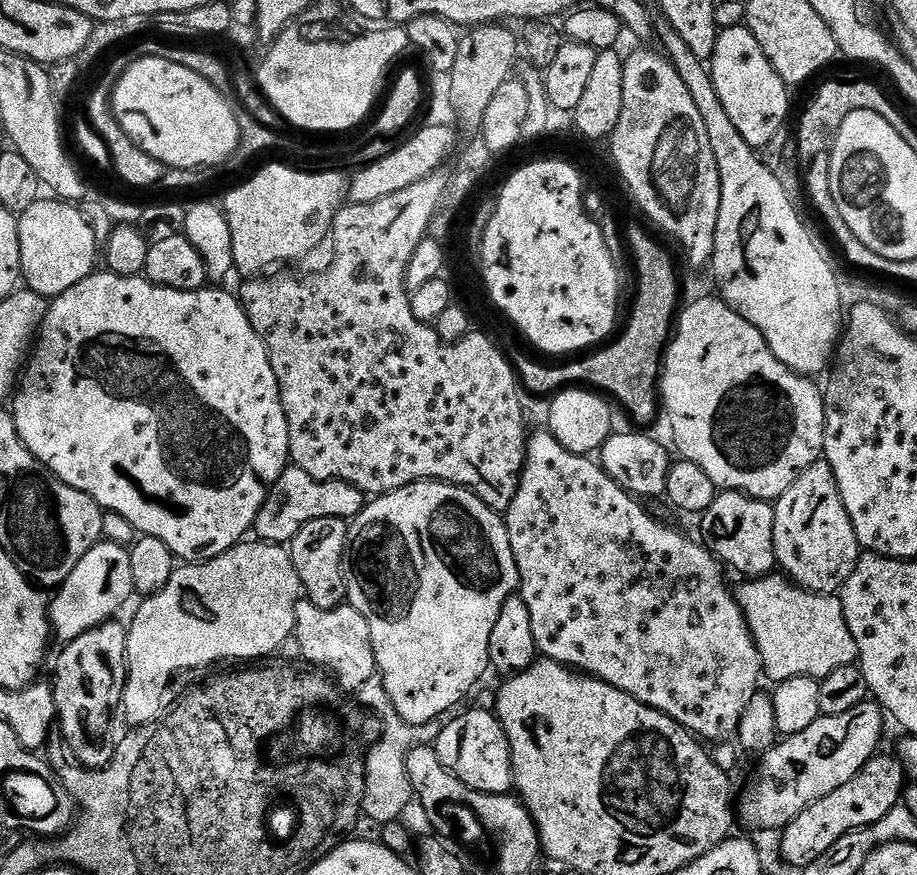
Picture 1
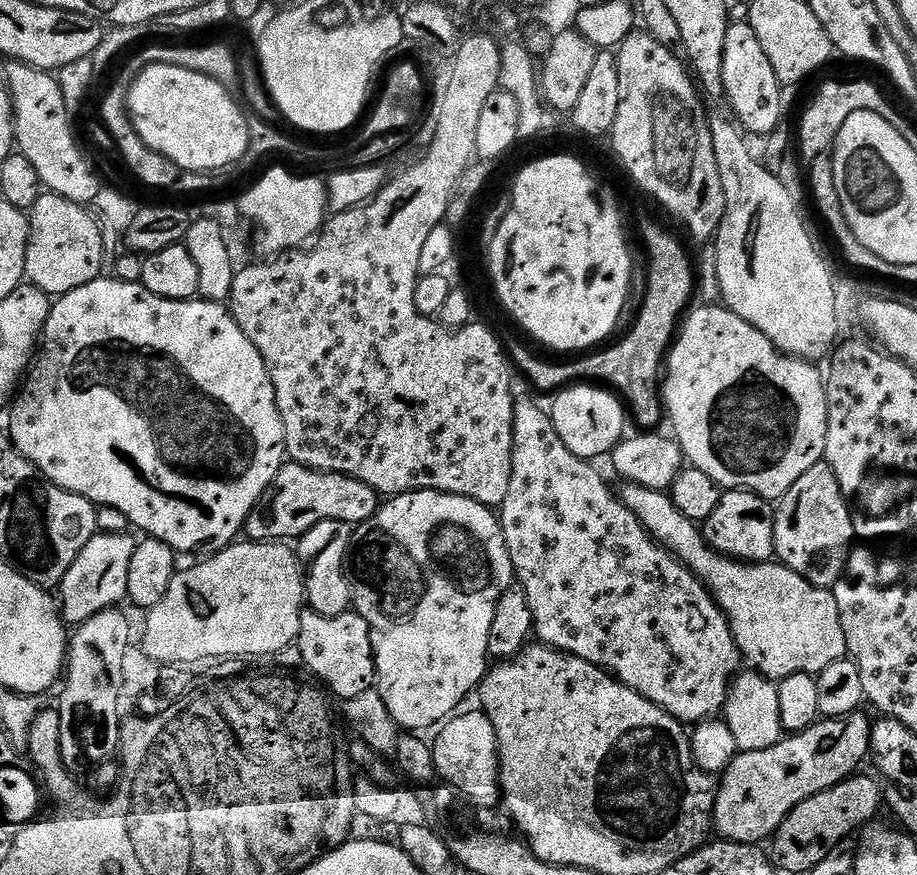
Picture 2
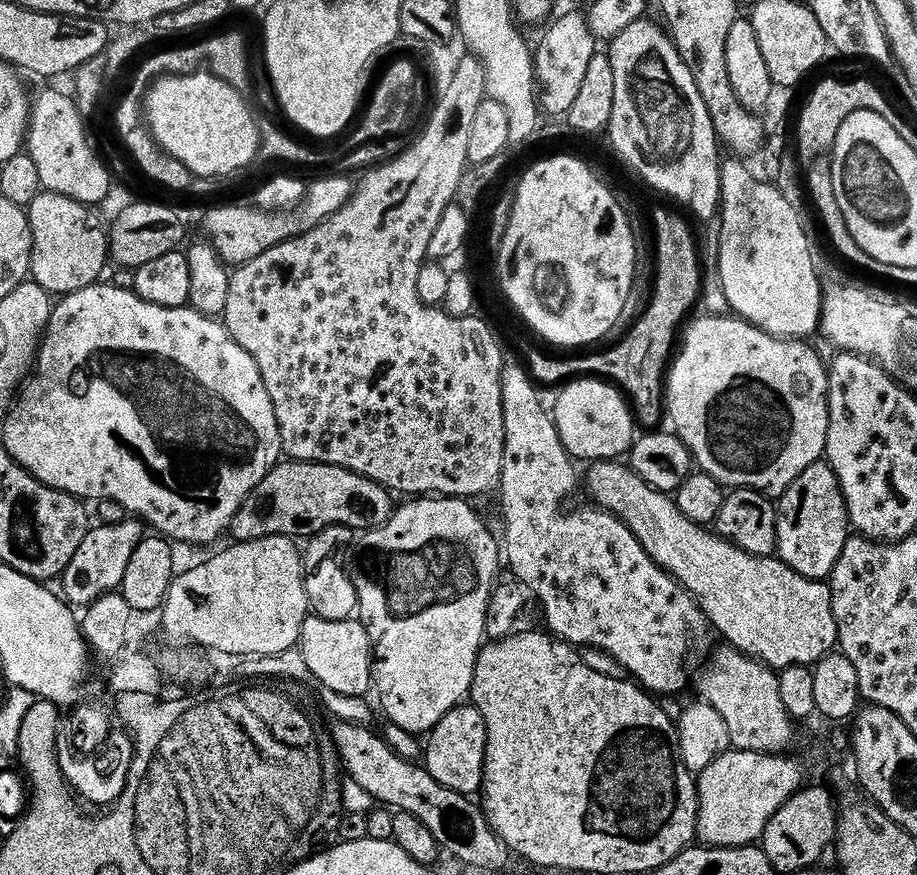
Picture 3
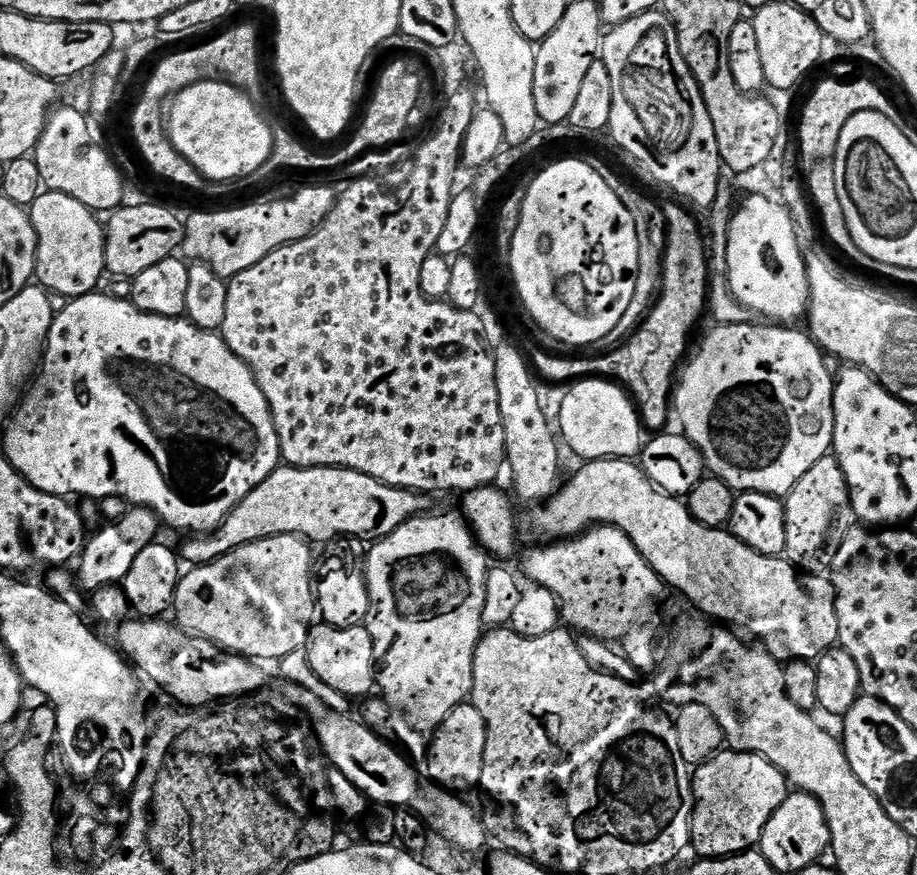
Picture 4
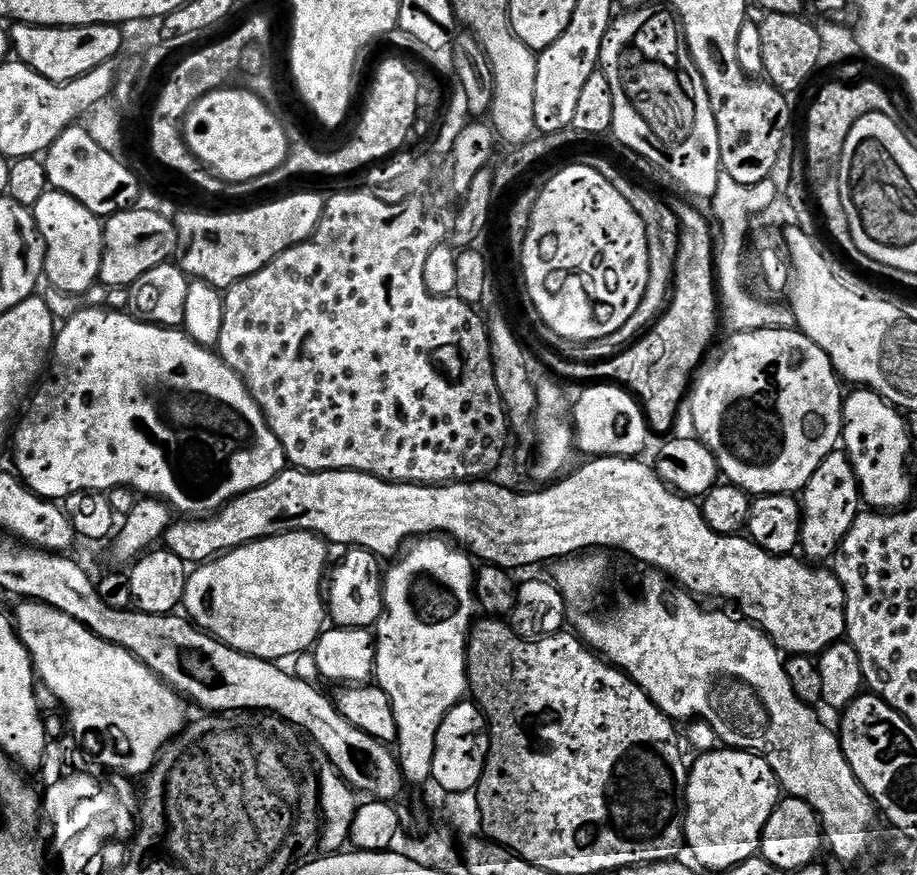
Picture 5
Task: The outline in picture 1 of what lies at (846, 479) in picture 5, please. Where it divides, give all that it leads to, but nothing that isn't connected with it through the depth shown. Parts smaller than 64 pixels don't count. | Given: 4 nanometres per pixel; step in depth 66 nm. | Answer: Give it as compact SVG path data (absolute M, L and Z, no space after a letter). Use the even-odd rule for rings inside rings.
M815 460L775 501L774 507L774 550L777 565L786 573L789 580L808 592L823 592L825 594L839 593L844 583L854 574L854 566L860 561L862 549L854 526L850 522L850 514L842 502L842 494L838 490L838 482L834 478L834 470L827 460Z

